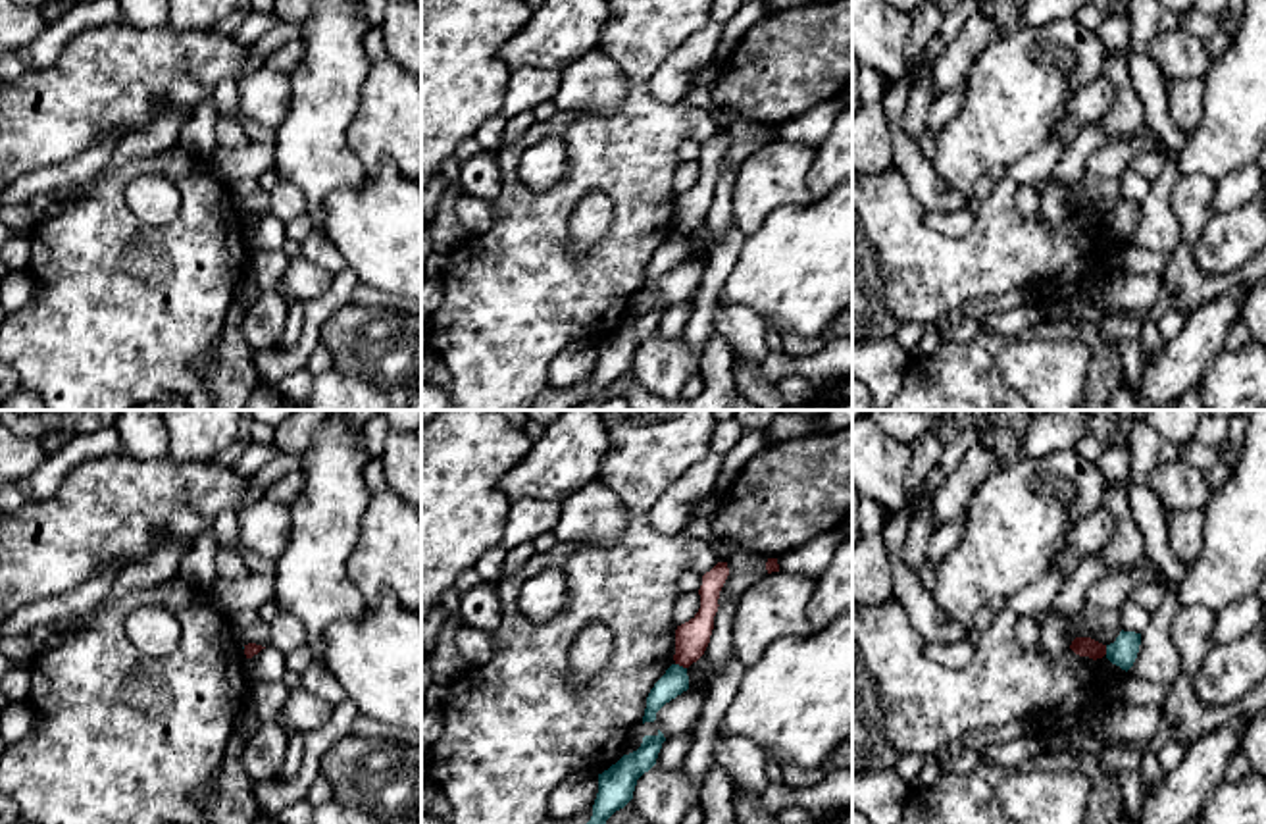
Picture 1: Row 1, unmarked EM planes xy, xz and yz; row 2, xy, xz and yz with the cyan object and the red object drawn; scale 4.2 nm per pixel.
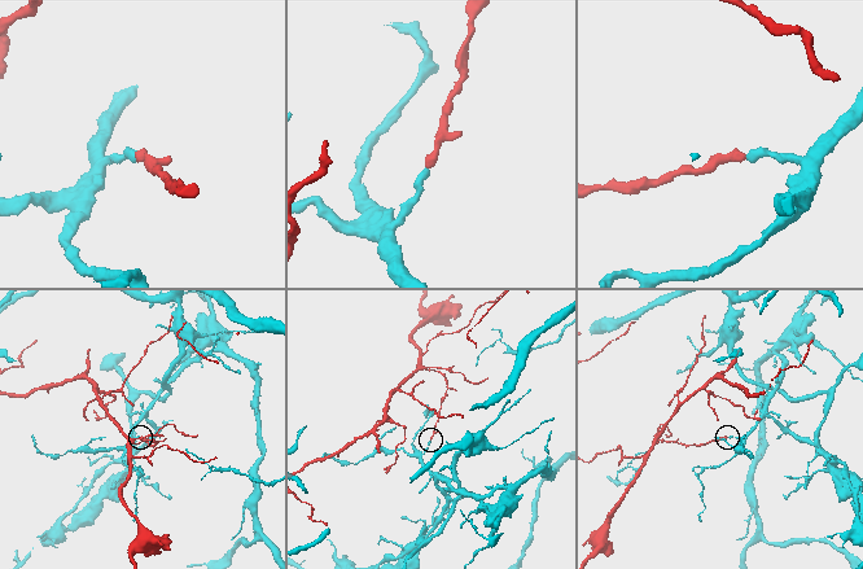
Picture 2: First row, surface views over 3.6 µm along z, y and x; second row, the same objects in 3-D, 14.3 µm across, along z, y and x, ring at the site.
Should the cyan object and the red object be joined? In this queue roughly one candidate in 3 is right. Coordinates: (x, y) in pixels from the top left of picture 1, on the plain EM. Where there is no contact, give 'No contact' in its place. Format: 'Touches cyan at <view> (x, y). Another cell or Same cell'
Touches cyan at xz (682, 235). Another cell

